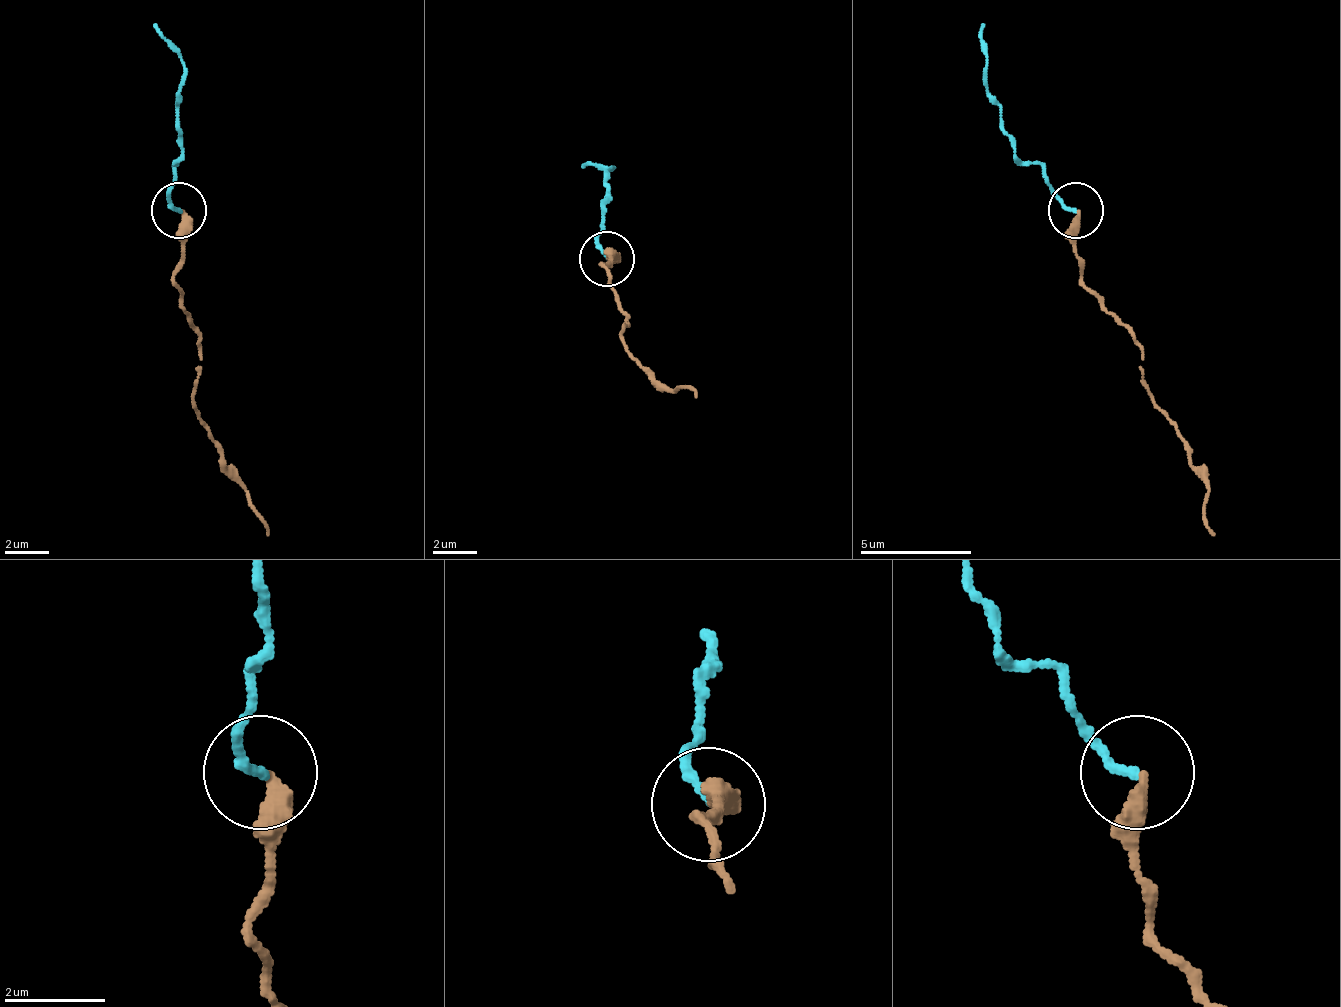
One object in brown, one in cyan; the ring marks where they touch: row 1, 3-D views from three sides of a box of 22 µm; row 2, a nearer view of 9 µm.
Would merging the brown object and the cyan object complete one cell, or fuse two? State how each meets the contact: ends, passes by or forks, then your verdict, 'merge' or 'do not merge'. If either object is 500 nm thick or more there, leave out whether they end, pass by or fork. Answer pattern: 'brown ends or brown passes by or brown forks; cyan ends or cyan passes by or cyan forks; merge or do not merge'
brown ends; cyan ends; merge

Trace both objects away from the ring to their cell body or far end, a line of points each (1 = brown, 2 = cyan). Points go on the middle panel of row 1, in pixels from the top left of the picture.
1: (608, 263), (602, 263), (630, 324), (619, 341), (669, 391), (686, 385), (697, 396)
2: (608, 257), (597, 241), (602, 229), (602, 202), (613, 168), (580, 168)

